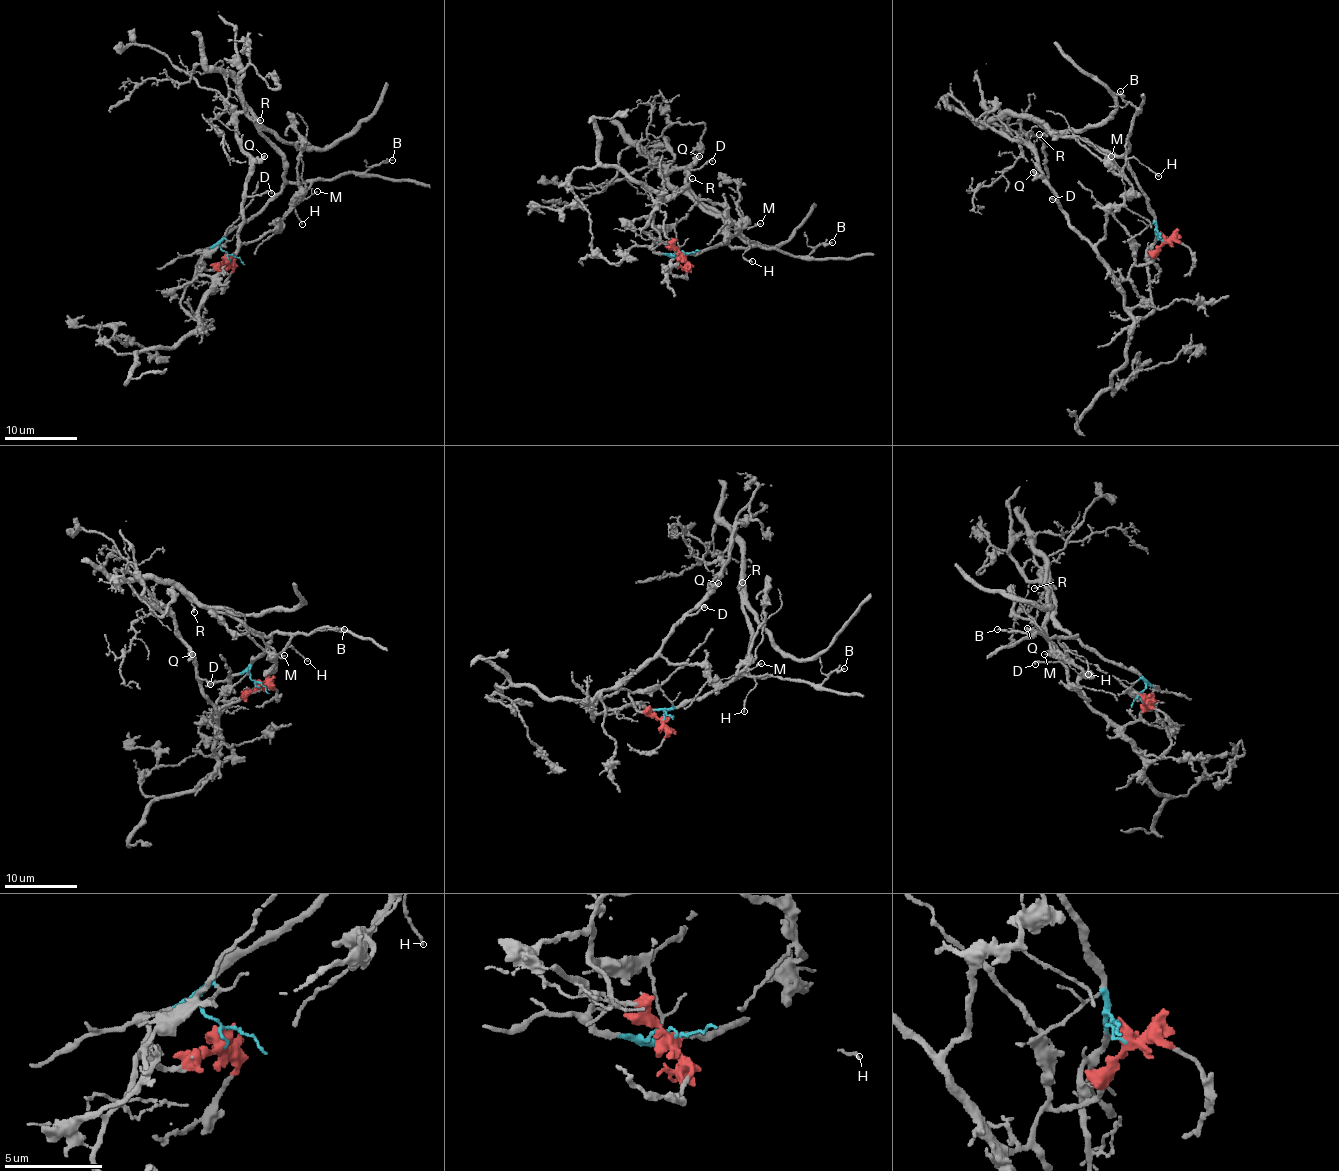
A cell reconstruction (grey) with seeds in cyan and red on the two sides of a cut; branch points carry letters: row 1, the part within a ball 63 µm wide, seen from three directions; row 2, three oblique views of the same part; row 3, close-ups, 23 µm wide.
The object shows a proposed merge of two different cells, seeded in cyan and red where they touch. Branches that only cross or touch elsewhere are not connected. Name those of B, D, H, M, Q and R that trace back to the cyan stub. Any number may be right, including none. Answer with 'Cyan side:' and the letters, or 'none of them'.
Cyan side: B, H, M, R

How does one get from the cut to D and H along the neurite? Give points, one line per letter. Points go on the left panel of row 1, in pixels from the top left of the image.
D: (228, 257), (214, 267), (200, 264), (200, 274), (214, 276), (236, 250), (247, 197), (271, 193)
H: (228, 257), (221, 249), (221, 242), (260, 213), (286, 183), (309, 183), (309, 188), (295, 206), (302, 224)

